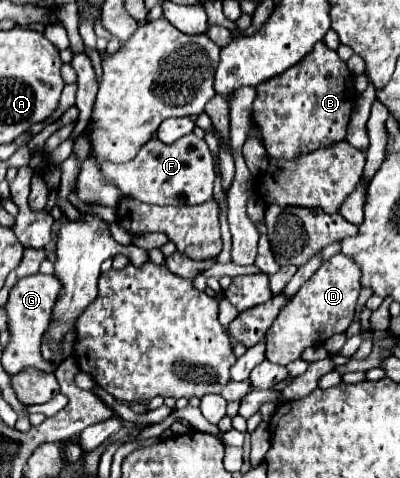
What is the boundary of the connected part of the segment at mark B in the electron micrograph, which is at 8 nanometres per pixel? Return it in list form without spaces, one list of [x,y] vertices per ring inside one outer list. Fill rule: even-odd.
[[[320,41],[308,59],[302,59],[296,67],[284,71],[284,75],[276,75],[268,79],[268,83],[256,87],[252,119],[270,157],[296,159],[296,155],[306,155],[342,141],[346,137],[354,101],[352,73],[338,53]]]

